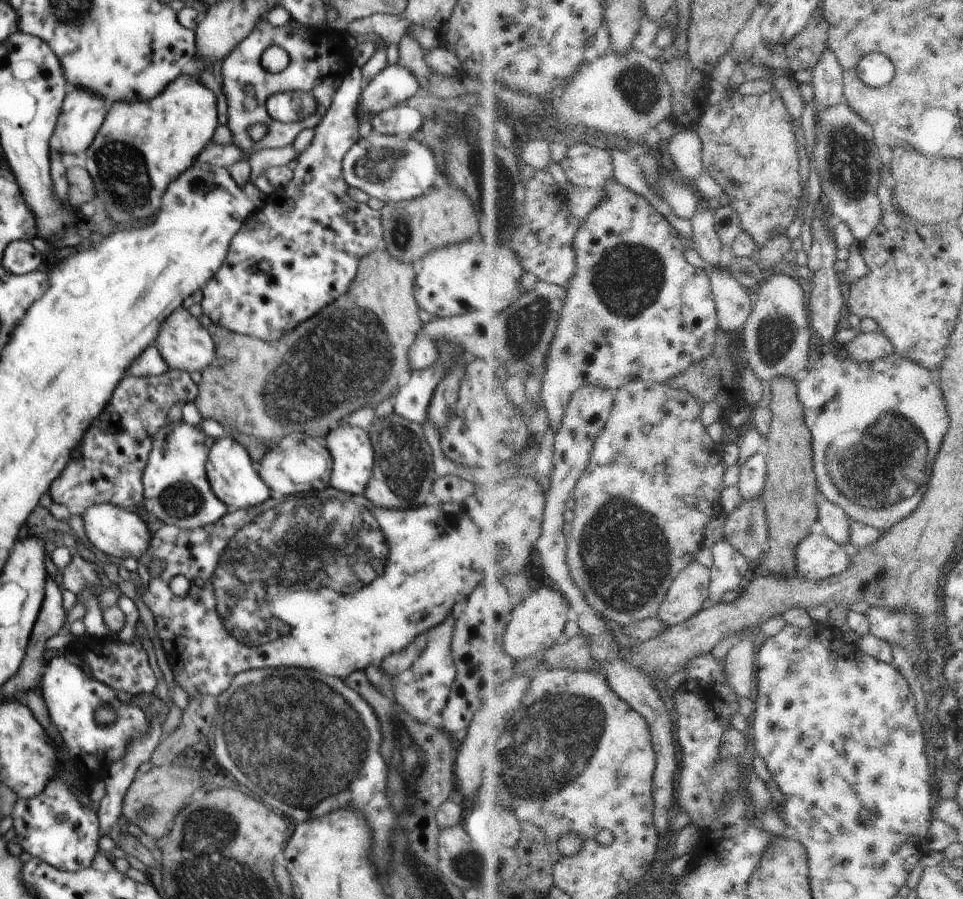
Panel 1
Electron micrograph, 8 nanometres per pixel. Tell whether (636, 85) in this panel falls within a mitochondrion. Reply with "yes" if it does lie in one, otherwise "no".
yes

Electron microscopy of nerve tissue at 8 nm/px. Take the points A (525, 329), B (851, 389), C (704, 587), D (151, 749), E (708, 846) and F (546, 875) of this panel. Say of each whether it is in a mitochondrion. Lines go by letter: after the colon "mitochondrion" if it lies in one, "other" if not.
A: mitochondrion
B: other
C: other
D: other
E: other
F: other

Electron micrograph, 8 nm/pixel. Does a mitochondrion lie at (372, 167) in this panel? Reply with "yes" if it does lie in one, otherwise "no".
yes

